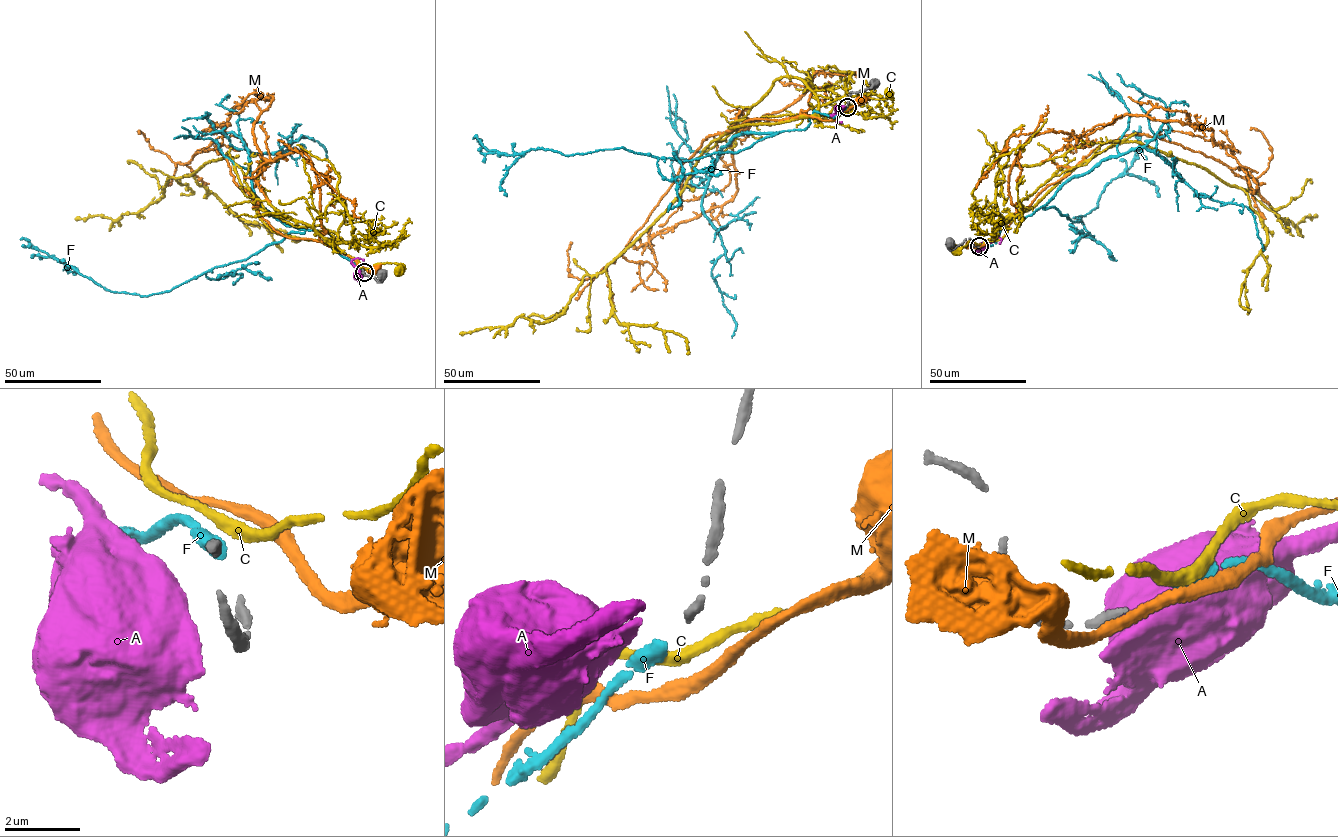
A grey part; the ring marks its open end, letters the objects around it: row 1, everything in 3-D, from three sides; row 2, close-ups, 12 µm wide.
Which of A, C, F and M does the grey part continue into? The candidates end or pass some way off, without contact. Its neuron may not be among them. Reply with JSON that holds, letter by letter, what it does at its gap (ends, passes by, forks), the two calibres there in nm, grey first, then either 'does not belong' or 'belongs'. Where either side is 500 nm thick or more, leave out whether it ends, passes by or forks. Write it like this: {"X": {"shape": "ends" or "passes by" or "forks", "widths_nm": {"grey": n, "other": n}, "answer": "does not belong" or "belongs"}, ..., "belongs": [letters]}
{"A": {"widths_nm": {"grey": 240, "other": 750}, "answer": "does not belong"}, "C": {"shape": "passes by", "widths_nm": {"grey": 240, "other": 300}, "answer": "does not belong"}, "F": {"shape": "ends", "widths_nm": {"grey": 240, "other": 360}, "answer": "belongs"}, "M": {"shape": "passes by", "widths_nm": {"grey": 240, "other": 320}, "answer": "does not belong"}, "belongs": ["F"]}

